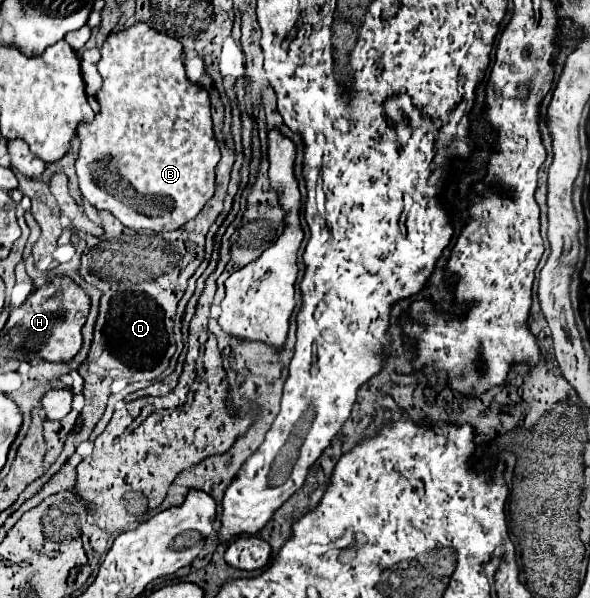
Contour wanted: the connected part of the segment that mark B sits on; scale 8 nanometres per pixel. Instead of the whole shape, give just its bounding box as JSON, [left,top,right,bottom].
[77,23,221,233]

